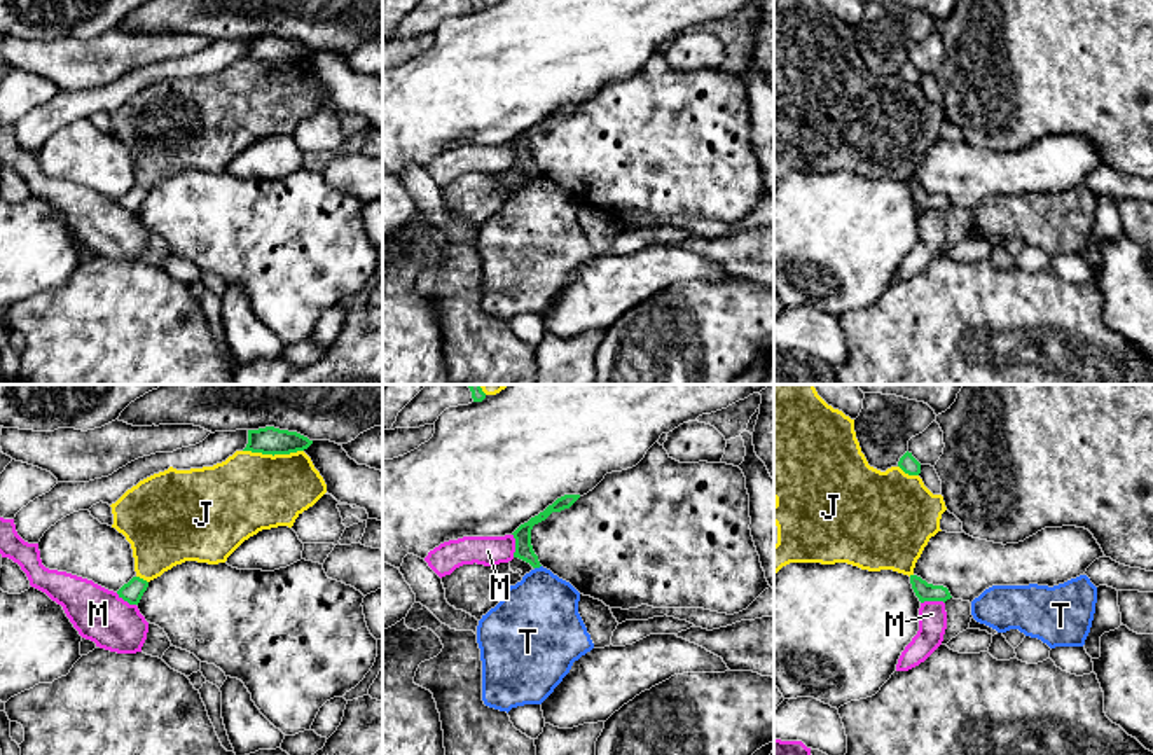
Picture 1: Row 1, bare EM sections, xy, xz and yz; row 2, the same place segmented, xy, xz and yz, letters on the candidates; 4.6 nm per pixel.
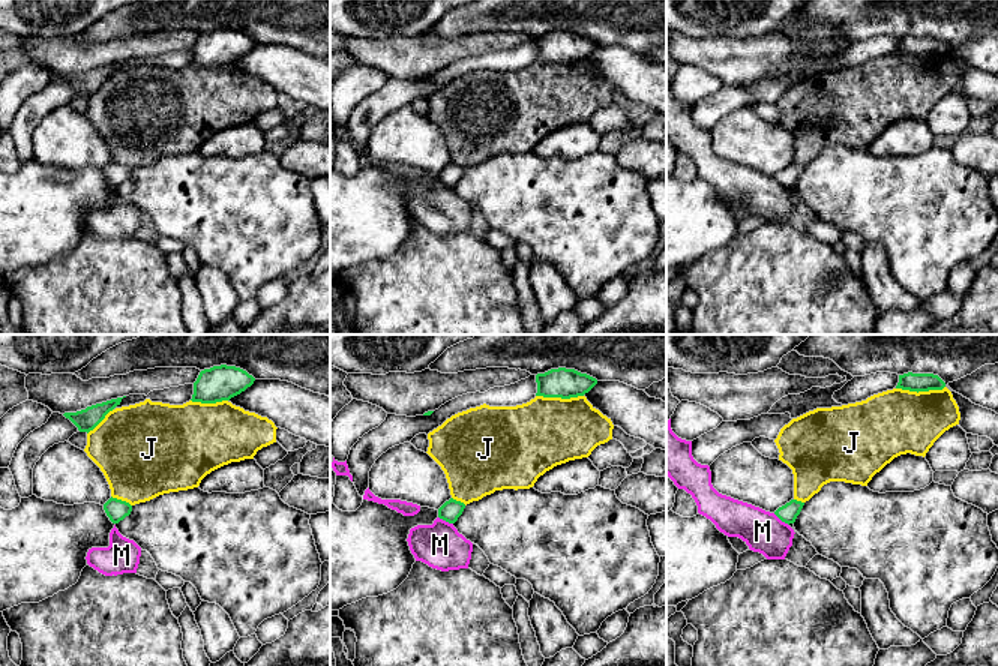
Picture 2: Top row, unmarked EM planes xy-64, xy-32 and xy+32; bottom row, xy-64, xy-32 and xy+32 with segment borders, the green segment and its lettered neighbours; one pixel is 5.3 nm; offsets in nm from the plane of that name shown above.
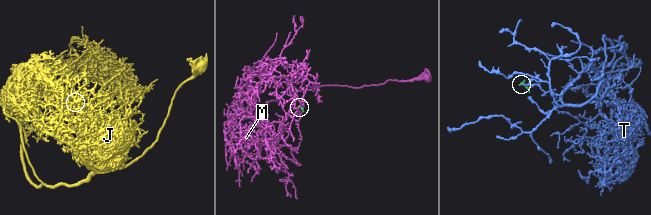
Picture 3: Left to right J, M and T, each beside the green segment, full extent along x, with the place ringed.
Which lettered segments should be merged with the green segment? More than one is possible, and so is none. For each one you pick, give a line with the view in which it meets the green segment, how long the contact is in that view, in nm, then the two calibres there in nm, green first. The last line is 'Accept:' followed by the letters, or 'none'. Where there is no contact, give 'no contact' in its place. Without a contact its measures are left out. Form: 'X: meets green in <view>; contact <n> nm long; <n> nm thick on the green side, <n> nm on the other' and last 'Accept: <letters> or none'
Accept: none

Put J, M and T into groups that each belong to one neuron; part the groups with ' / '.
J / M / T

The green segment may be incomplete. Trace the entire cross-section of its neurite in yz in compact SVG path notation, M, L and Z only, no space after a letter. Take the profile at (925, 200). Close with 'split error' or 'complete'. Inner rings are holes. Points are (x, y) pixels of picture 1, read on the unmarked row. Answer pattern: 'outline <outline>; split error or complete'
outline M910 184L910 192L921 211L924 210L943 210L945 211L947 208L952 206L947 196L928 192L917 184Z; complete

